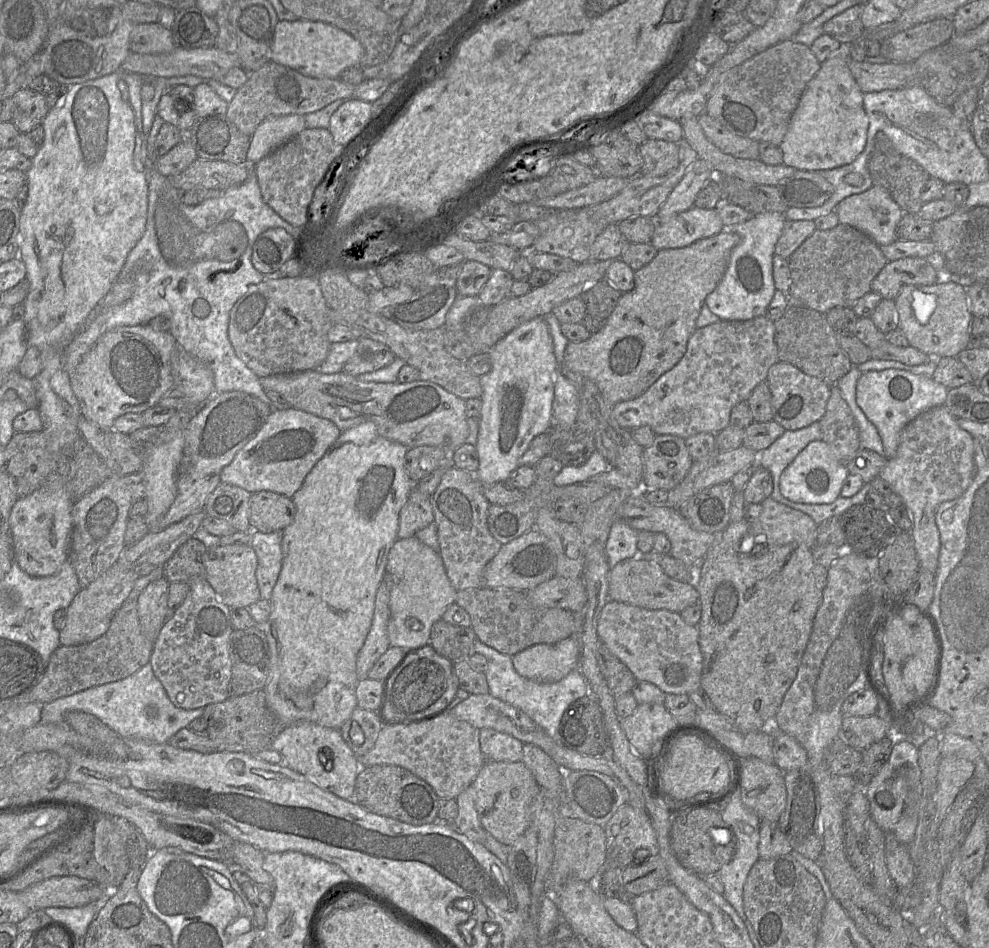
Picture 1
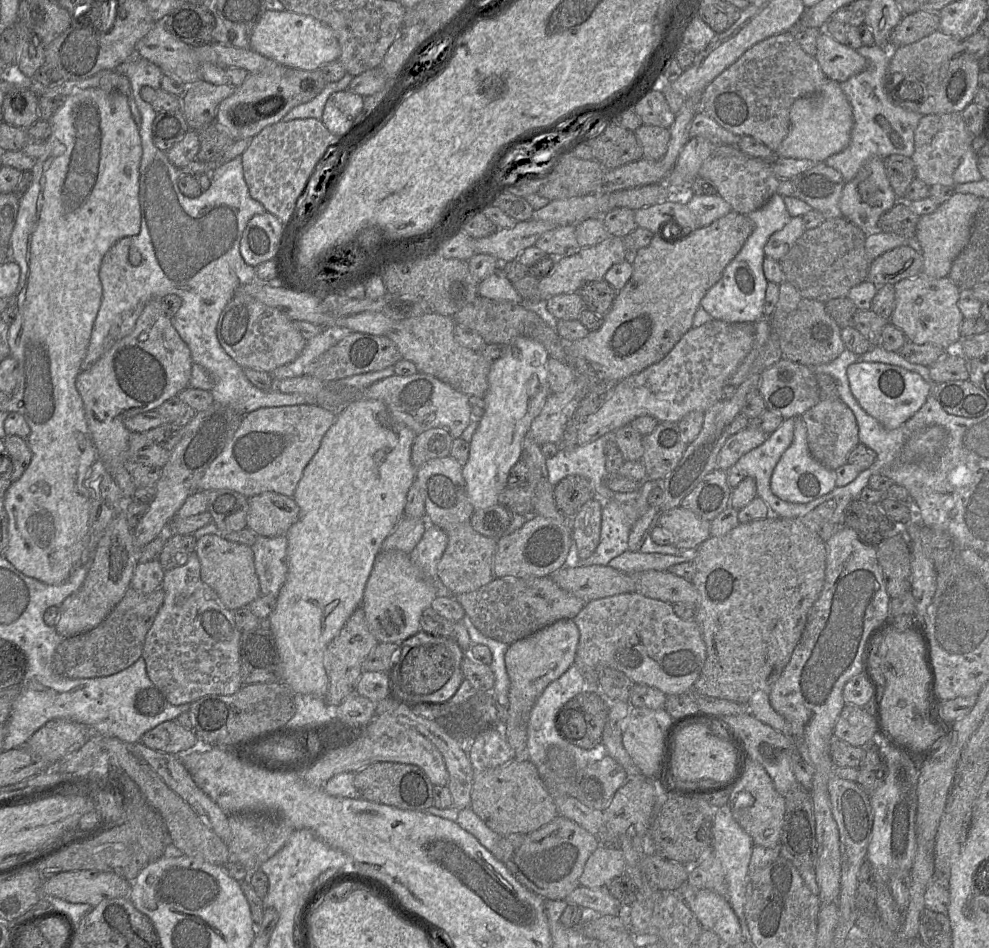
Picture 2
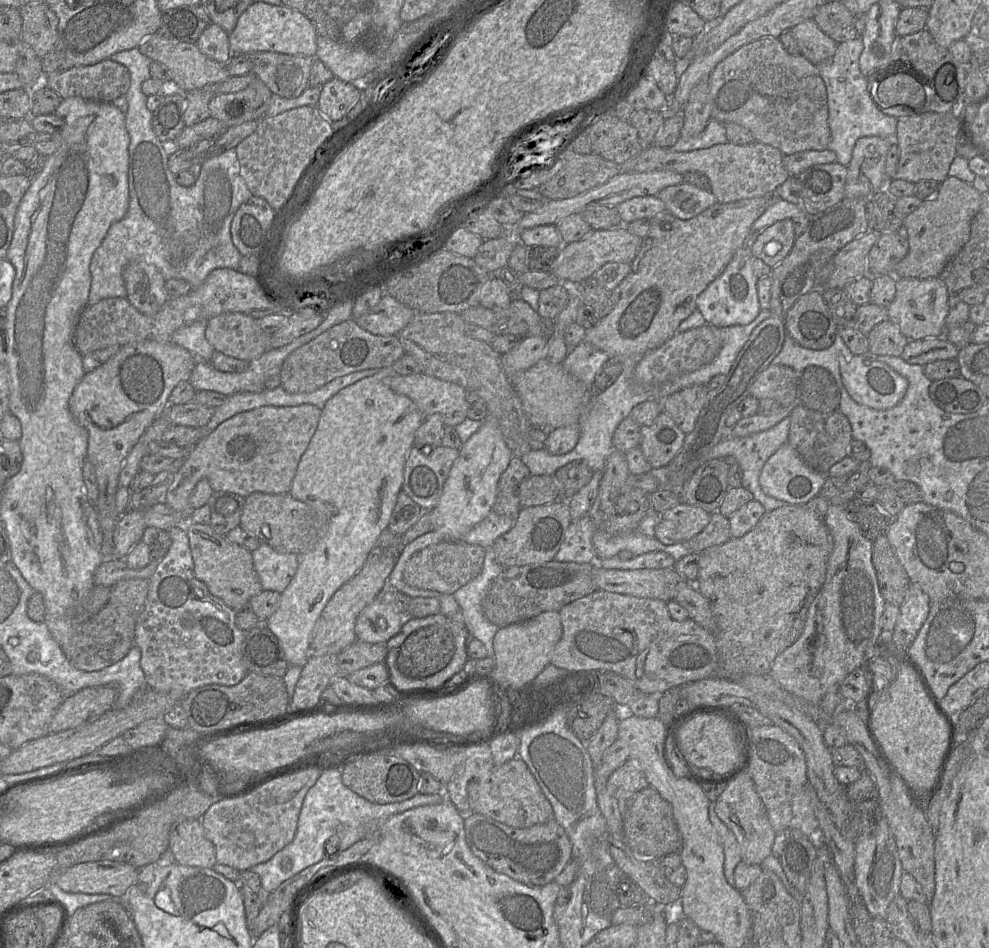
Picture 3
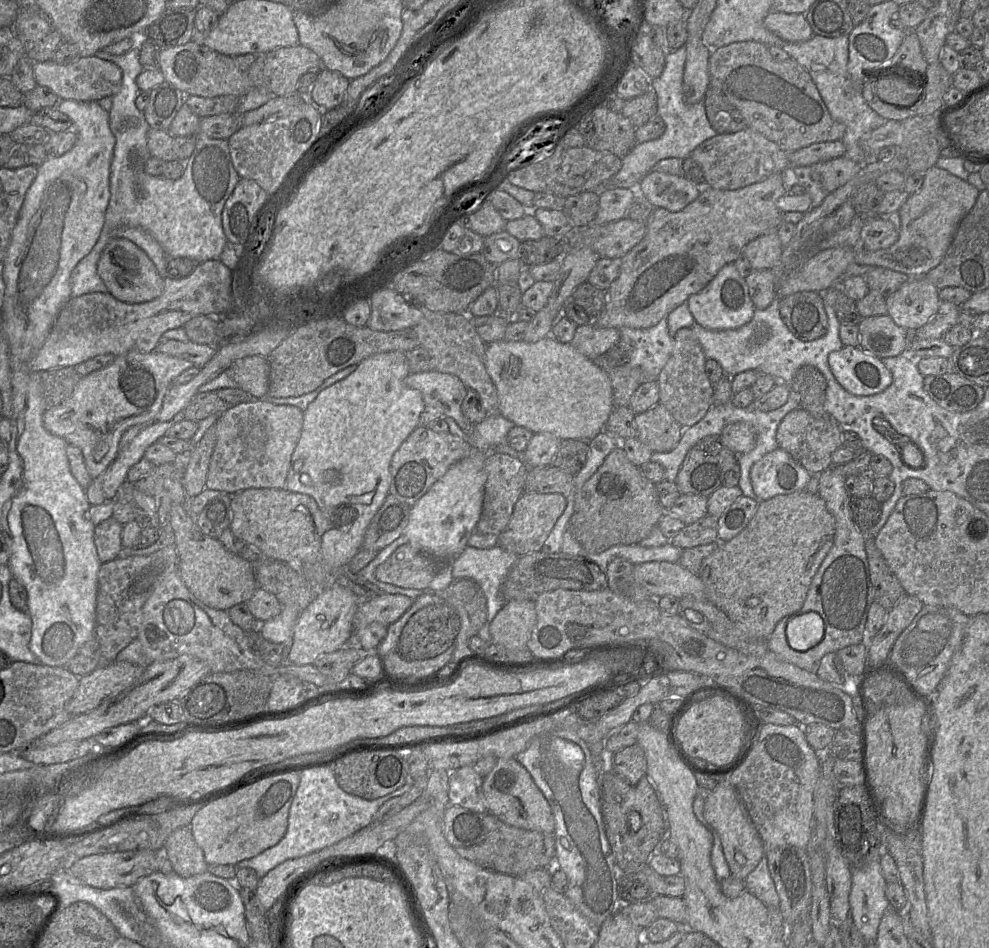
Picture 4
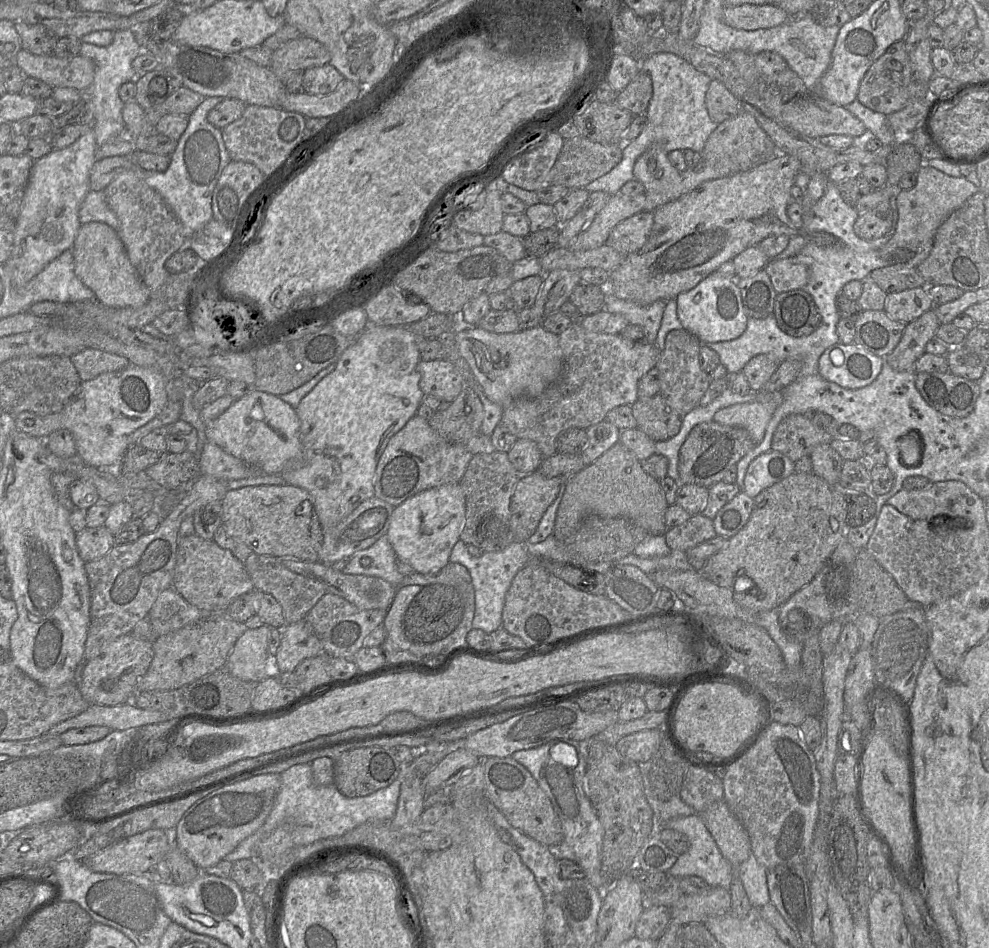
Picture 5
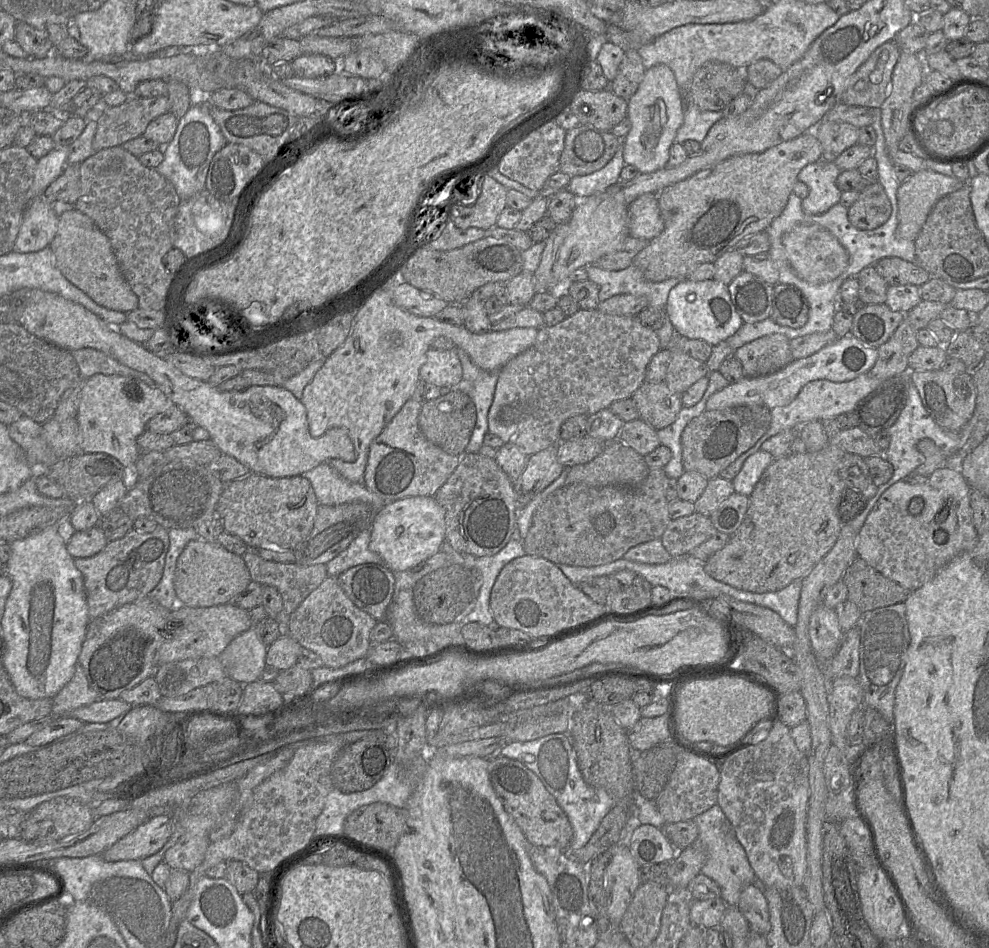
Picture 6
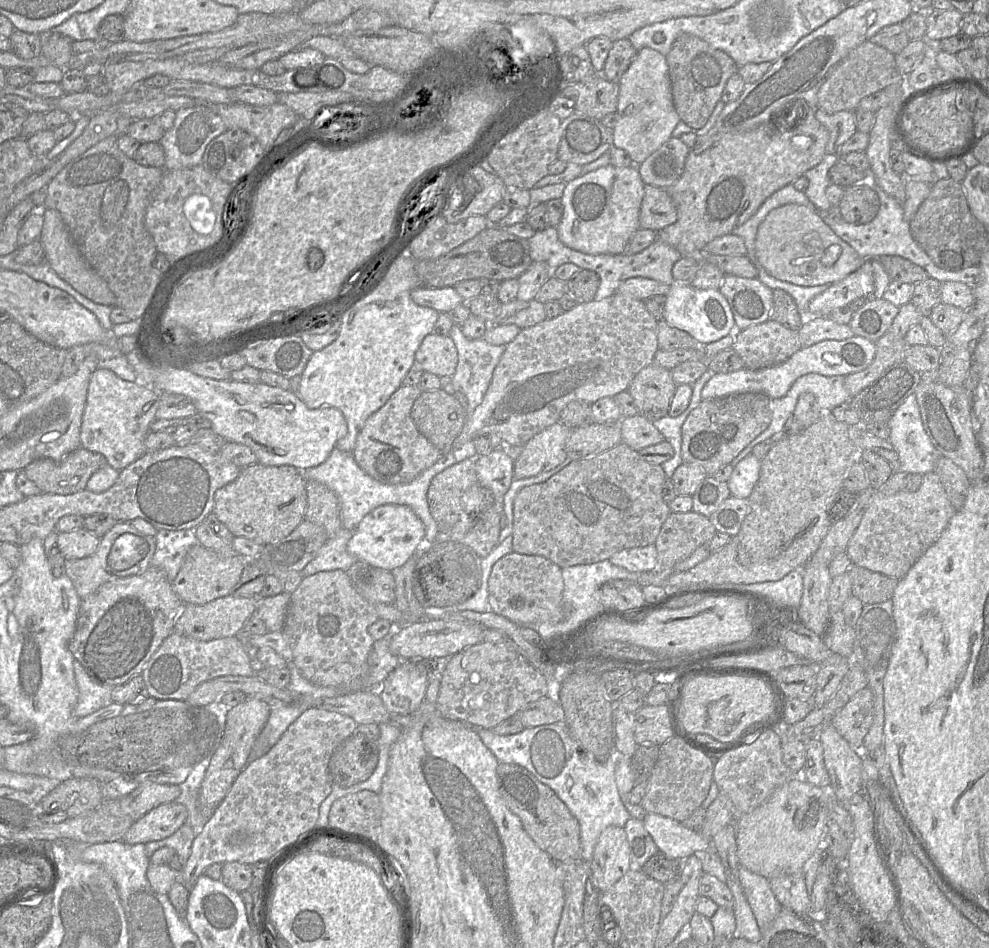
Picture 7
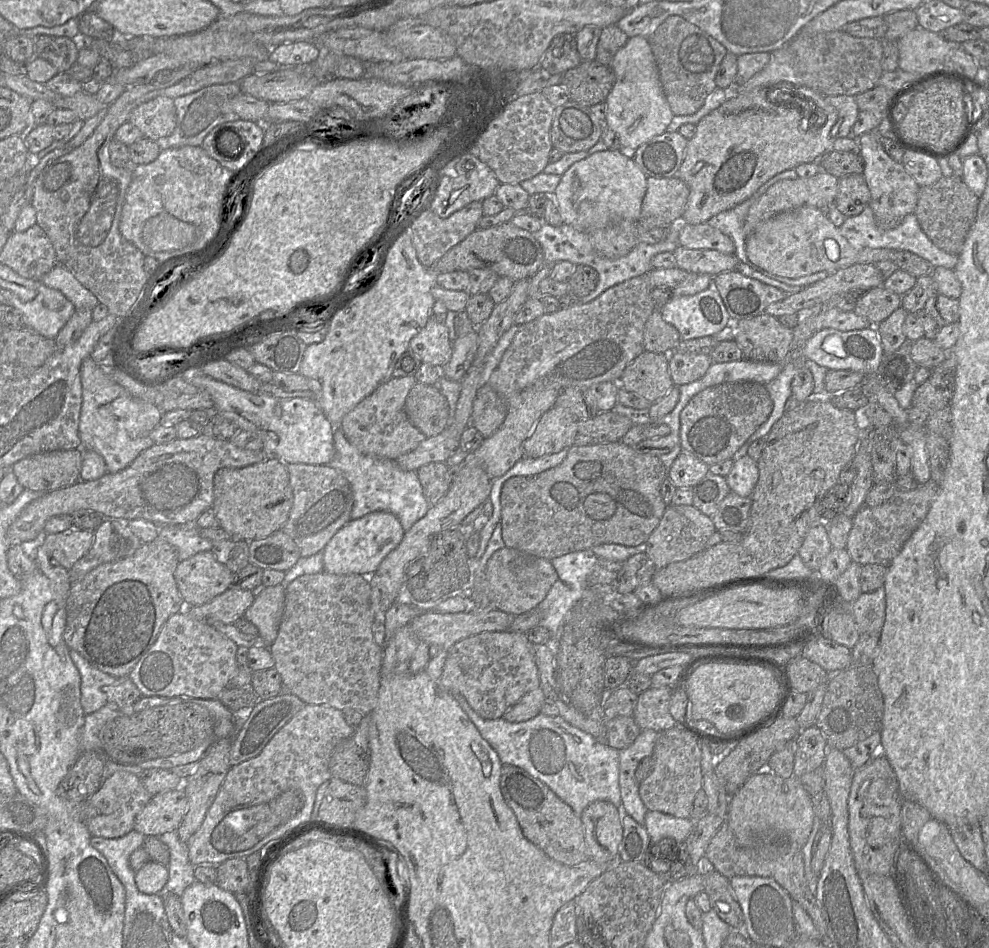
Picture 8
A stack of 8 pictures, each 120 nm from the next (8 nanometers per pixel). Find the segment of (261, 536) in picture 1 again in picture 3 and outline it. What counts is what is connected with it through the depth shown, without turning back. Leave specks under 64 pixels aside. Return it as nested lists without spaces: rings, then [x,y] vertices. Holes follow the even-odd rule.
[[[265,543],[252,552],[252,557],[263,590],[281,594],[298,568],[298,555],[279,552]]]

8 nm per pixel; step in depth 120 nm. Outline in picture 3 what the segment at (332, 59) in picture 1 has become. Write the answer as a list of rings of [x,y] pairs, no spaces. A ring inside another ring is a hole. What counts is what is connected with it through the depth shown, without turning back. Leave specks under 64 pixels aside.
[[[254,1],[238,18],[234,30],[228,34],[233,54],[277,52],[316,57],[317,32],[311,21],[299,11],[285,5]]]

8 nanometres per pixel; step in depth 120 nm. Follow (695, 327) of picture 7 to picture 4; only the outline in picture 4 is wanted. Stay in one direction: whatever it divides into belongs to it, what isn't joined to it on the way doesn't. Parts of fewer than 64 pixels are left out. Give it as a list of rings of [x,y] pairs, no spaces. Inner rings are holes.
[[[734,263],[726,264],[716,276],[697,294],[686,301],[695,322],[709,330],[729,330],[749,323],[756,310],[745,278],[740,275]]]

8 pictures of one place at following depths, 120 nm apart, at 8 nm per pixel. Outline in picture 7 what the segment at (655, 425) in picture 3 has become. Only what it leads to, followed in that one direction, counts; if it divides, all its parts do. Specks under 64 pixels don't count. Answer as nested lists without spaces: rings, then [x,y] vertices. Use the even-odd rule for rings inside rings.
[[[652,363],[634,376],[627,391],[633,397],[639,413],[656,420],[668,415],[676,386],[671,371]]]

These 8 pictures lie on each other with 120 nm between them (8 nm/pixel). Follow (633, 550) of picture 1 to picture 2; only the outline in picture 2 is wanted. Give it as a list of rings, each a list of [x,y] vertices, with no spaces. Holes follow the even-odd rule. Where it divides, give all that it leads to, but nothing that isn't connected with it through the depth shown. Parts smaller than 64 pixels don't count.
[[[646,478],[639,487],[639,498],[633,505],[617,502],[614,498],[602,502],[600,541],[594,553],[588,558],[580,558],[576,553],[576,546],[572,543],[566,557],[565,565],[568,567],[580,567],[586,565],[608,565],[609,561],[628,550],[628,538],[637,520],[649,509],[648,497],[651,491],[661,485],[661,482]]]

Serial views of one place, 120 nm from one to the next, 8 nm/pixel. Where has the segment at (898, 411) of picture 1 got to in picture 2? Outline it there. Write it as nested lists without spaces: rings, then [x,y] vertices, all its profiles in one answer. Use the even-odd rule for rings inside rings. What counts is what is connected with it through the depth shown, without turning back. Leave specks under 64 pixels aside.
[[[858,360],[847,368],[850,390],[860,407],[887,429],[895,429],[925,403],[931,386],[919,374],[902,367]]]

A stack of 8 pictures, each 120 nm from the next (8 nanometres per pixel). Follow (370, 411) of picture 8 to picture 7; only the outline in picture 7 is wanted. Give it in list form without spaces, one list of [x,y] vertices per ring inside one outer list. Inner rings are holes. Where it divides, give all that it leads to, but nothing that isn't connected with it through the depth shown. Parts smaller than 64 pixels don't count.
[[[400,386],[388,401],[366,420],[357,436],[352,455],[359,467],[380,483],[393,485],[410,482],[432,467],[443,455],[439,449],[418,431],[411,418],[411,408],[421,393],[418,386]]]

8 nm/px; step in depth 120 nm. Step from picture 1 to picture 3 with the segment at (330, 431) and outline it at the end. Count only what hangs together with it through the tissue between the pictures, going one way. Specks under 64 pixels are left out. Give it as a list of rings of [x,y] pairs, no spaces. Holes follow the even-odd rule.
[[[301,404],[262,406],[232,416],[187,450],[185,458],[176,467],[164,503],[189,521],[193,510],[189,499],[201,479],[207,479],[214,492],[232,492],[245,498],[254,492],[289,493],[297,466],[317,429],[320,415],[321,408]]]

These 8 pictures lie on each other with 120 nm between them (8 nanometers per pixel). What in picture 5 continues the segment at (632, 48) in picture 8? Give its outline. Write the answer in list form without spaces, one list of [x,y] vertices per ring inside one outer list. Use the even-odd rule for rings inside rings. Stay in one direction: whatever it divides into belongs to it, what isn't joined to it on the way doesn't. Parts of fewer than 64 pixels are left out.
[[[659,144],[651,145],[638,157],[633,174],[645,190],[664,193],[669,201],[683,195],[681,173],[671,164],[668,153]]]

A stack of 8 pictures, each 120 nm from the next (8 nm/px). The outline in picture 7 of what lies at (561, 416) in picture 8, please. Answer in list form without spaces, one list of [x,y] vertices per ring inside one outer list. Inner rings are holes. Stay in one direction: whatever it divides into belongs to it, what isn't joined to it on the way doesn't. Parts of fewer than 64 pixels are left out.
[[[560,421],[527,441],[514,455],[514,478],[525,479],[549,471],[566,459],[569,428]]]

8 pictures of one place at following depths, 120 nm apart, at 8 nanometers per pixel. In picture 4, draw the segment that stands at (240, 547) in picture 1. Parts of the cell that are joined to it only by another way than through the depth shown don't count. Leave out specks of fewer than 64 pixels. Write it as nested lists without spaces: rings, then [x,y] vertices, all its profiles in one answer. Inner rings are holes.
[[[182,506],[171,509],[171,525],[178,554],[178,573],[190,593],[205,605],[221,610],[247,602],[258,588],[254,564],[228,551],[218,540],[202,533]]]

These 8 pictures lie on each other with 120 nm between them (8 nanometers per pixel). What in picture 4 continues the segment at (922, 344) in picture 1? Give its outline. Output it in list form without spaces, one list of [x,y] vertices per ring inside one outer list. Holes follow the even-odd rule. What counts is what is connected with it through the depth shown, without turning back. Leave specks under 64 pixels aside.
[[[910,277],[886,298],[887,315],[910,332],[925,325],[938,311],[939,290],[924,277]]]

